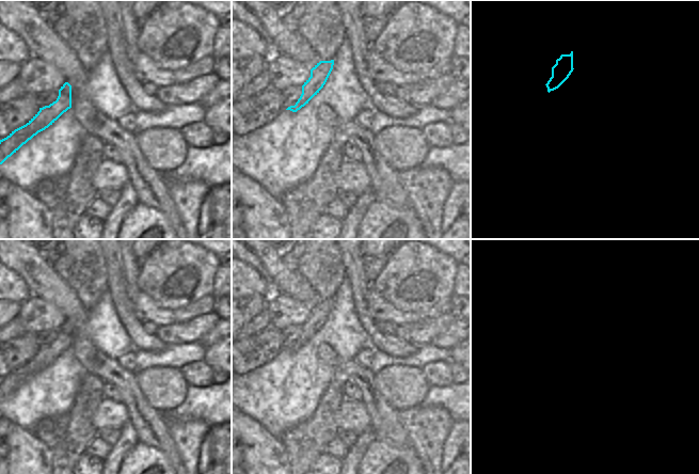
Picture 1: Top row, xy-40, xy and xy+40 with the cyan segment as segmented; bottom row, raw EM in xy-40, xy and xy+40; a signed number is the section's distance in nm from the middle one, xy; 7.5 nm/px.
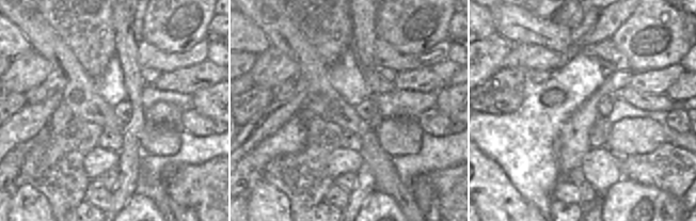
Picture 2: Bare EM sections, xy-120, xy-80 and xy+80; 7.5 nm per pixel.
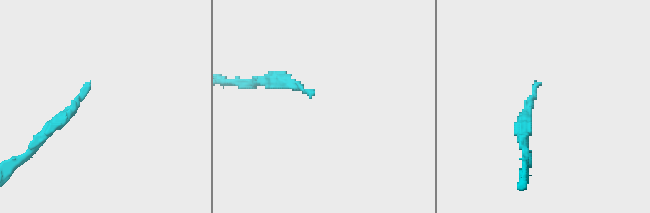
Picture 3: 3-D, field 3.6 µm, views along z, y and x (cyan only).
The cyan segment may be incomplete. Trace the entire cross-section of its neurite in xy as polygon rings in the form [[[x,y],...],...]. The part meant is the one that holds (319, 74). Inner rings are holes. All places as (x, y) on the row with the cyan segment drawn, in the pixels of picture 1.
[[[334,60],[320,61],[311,69],[311,77],[302,85],[302,94],[295,106],[286,110],[297,112],[319,93],[325,84],[334,65]]]

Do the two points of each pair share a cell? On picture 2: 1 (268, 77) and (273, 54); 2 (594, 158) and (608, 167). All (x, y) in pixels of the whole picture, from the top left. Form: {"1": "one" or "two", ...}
{"1": "one", "2": "one"}

